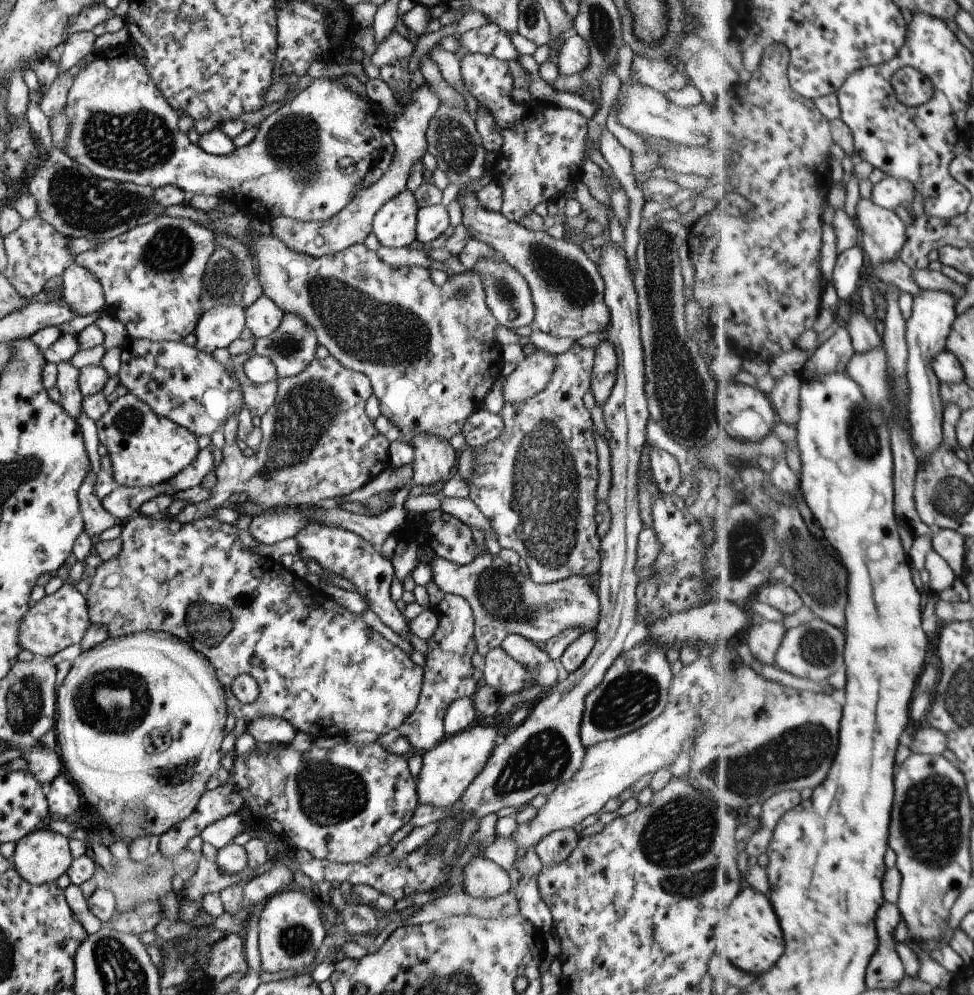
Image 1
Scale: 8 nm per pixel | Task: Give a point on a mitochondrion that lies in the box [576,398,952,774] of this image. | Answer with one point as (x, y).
(630, 698)

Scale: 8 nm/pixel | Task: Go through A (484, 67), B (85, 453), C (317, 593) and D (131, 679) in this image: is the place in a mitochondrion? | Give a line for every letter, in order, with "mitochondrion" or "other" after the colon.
A: other
B: other
C: other
D: mitochondrion

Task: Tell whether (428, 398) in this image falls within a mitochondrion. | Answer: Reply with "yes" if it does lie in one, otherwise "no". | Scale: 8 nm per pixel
no

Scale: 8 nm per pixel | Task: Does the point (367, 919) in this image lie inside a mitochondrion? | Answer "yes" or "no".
no

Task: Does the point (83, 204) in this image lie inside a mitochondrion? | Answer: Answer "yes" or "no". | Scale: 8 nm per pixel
yes

